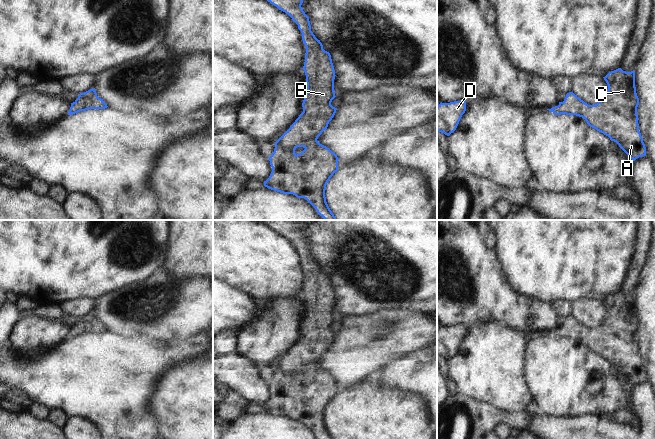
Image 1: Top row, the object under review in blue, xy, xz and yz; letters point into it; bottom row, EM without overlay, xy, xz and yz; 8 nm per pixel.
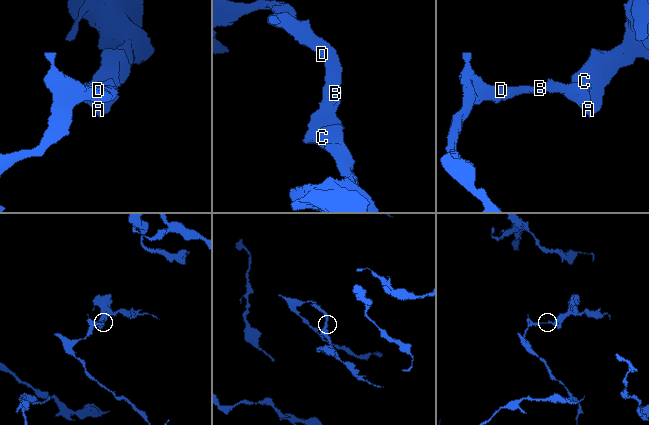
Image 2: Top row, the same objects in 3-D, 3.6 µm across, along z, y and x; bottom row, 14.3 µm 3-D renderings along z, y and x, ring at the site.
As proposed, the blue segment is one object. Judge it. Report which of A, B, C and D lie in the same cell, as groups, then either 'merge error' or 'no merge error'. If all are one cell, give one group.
A B C D | no merge error

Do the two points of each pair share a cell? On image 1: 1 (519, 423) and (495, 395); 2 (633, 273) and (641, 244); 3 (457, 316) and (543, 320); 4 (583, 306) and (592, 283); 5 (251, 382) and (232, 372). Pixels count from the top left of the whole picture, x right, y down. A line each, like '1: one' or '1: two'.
1: two
2: one
3: one
4: two
5: one

